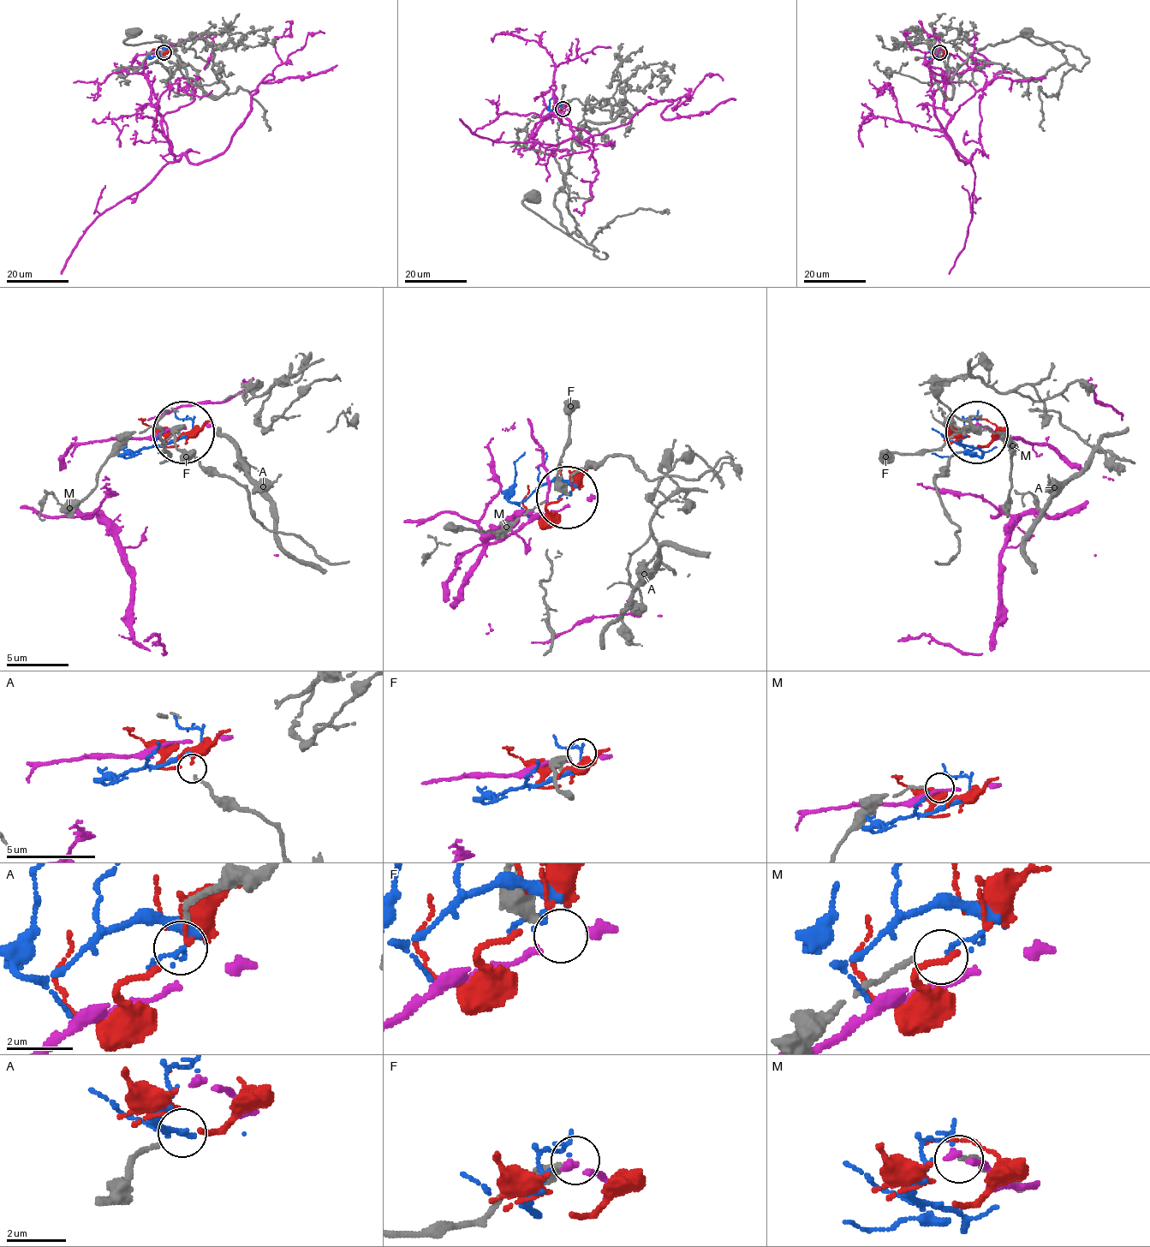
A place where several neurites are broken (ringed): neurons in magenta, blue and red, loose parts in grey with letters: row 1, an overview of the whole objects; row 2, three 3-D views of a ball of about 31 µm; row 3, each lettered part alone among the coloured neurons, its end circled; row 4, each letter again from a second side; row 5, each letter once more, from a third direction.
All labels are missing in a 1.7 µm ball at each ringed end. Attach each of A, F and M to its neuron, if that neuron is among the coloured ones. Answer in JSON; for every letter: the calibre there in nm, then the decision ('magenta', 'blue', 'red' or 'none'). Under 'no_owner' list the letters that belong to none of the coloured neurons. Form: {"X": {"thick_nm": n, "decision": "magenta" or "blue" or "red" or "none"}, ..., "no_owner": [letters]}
{"A": {"thick_nm": 170, "decision": "red"}, "F": {"thick_nm": 400, "decision": "none"}, "M": {"thick_nm": 140, "decision": "none"}, "no_owner": ["F", "M"]}

